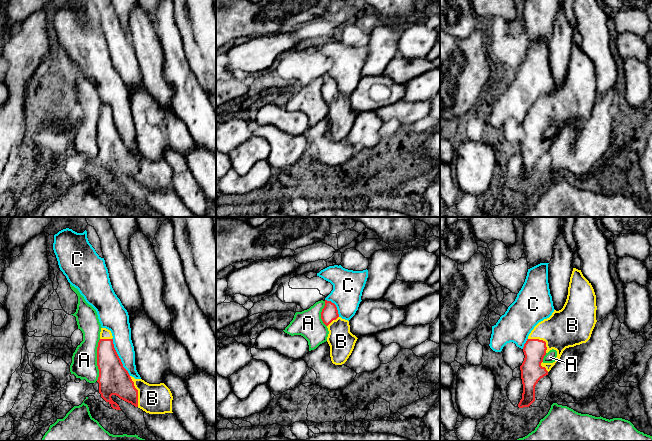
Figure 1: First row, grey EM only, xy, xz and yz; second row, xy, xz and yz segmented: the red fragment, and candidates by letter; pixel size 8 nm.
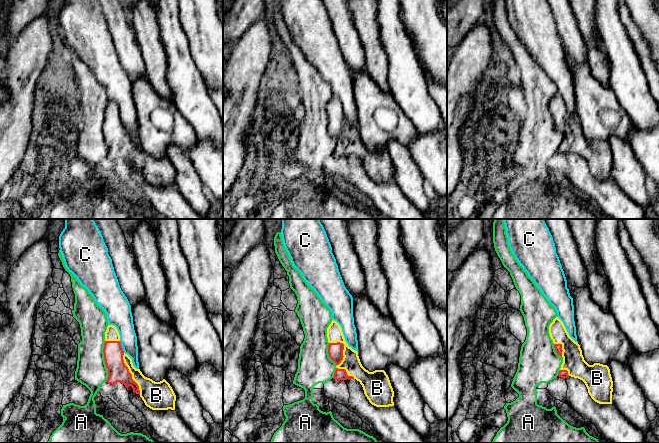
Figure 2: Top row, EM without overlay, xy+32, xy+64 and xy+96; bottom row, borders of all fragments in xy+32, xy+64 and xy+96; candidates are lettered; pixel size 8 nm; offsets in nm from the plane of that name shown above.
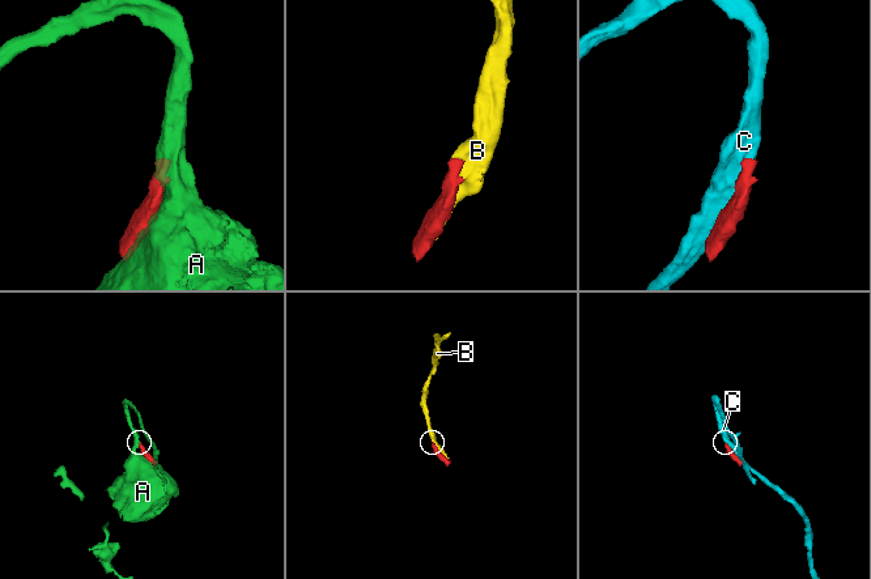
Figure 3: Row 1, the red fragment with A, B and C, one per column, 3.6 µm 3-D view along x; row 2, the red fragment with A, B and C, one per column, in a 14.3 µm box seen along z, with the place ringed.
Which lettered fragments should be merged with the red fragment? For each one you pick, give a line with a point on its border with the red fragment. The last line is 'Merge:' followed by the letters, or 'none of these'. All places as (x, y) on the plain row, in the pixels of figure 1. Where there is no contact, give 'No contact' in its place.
B: Touches red at xy (137, 167)
Merge: B

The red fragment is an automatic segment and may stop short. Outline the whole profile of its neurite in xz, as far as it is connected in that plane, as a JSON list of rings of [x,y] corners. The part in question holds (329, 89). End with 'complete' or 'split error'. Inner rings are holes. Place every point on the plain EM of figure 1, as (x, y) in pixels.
[[[325,76],[321,95],[329,107],[327,118],[331,137],[335,141],[342,141],[351,131],[358,114],[350,108],[349,97],[339,92],[336,81],[331,77]]]; split error

